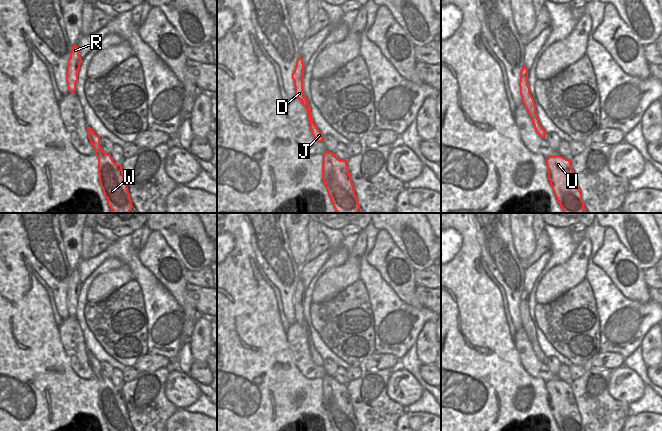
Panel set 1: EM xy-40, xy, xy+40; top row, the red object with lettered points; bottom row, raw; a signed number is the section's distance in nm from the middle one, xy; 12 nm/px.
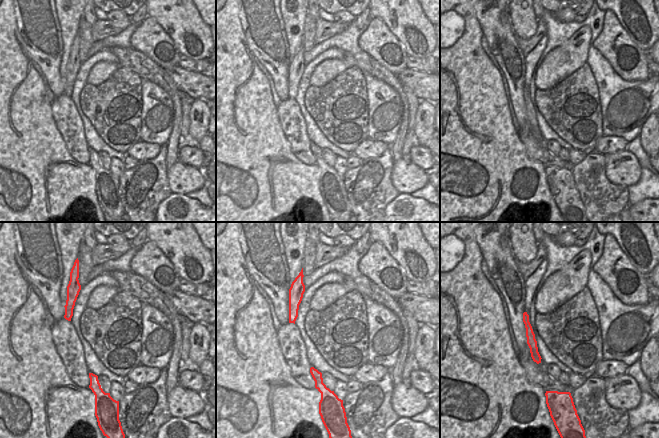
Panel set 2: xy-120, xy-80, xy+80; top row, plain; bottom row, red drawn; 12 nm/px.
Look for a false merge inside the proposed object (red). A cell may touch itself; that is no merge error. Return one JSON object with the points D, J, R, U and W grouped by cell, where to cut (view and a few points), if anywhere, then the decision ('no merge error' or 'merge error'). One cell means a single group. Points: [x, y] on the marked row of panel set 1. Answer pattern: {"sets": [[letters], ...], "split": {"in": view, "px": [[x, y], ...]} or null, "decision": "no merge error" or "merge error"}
{"sets": [["D", "J", "R", "U", "W"]], "split": null, "decision": "no merge error"}

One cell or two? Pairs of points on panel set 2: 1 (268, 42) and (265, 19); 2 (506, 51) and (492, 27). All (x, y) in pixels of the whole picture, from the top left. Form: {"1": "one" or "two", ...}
{"1": "one", "2": "one"}

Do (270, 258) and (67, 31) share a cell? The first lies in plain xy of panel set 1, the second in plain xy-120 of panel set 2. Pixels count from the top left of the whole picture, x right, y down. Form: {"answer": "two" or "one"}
{"answer": "two"}

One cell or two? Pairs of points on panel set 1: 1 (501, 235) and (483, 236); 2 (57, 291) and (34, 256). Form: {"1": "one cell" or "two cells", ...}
{"1": "one cell", "2": "one cell"}

